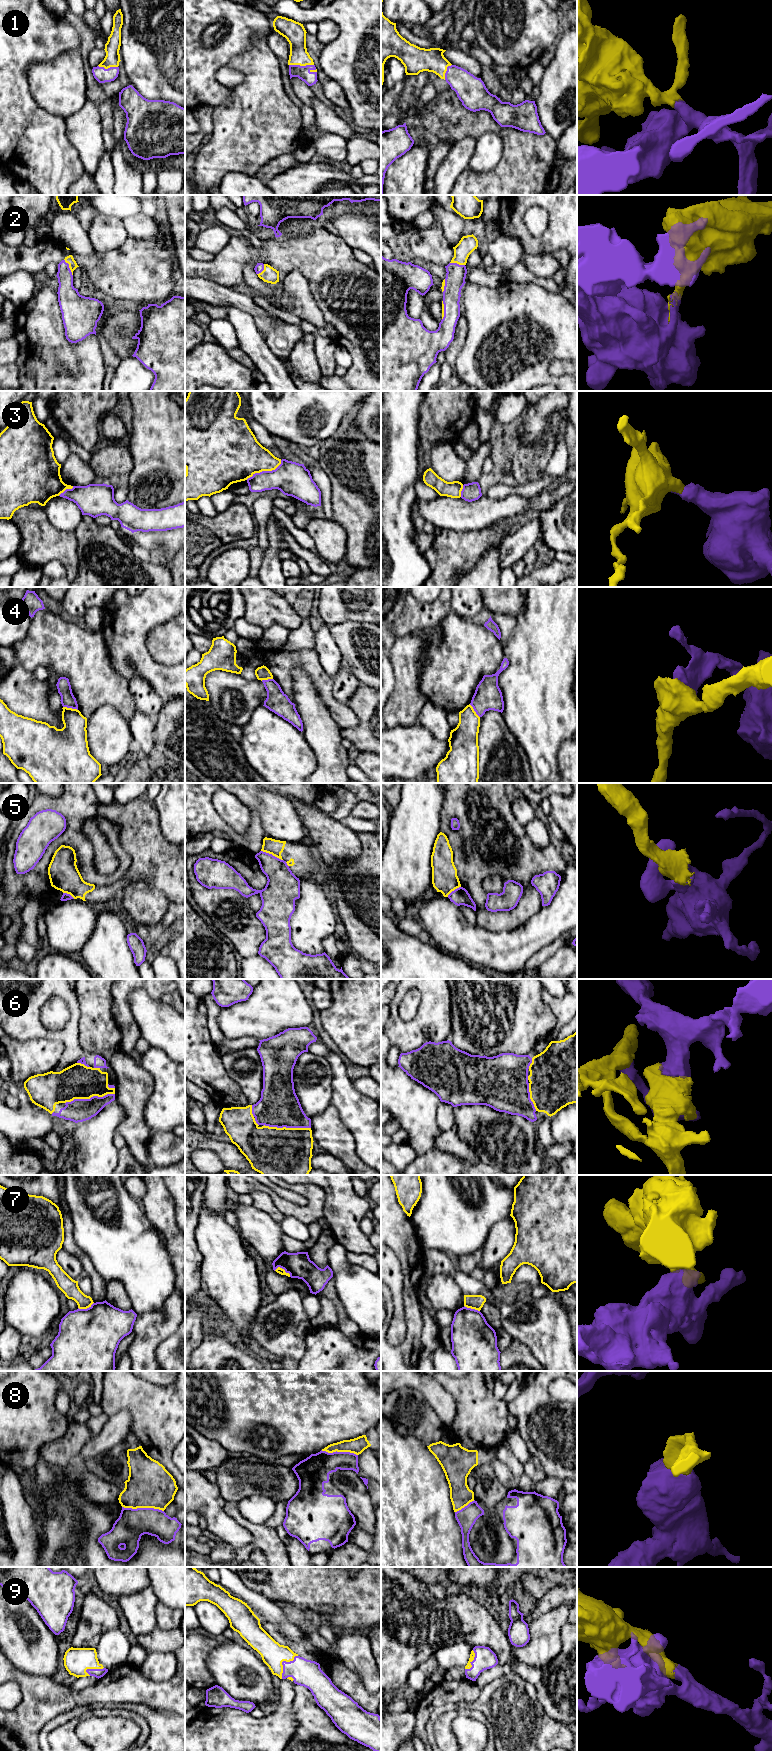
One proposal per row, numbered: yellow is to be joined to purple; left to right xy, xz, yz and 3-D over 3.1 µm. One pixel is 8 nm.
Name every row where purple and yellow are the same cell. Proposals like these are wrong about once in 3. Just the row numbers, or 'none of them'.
1, 2, 6, 9

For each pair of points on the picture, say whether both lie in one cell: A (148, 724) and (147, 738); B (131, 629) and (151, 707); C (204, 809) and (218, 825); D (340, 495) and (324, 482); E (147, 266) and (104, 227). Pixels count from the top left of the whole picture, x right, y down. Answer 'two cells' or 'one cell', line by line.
A: one cell
B: two cells
C: one cell
D: two cells
E: two cells

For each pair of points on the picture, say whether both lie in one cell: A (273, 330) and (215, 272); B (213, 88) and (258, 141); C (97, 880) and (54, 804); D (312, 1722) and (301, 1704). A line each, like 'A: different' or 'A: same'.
A: different
B: different
C: same
D: same

